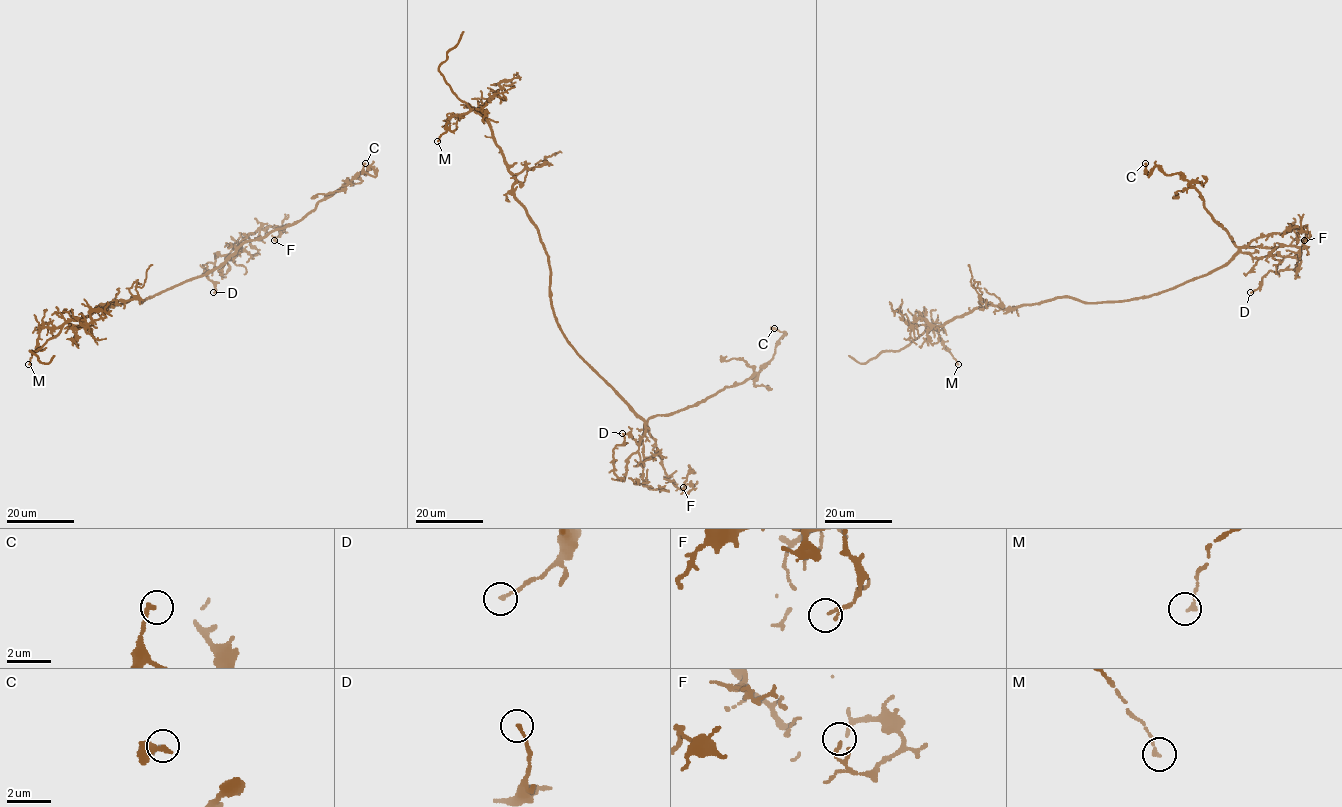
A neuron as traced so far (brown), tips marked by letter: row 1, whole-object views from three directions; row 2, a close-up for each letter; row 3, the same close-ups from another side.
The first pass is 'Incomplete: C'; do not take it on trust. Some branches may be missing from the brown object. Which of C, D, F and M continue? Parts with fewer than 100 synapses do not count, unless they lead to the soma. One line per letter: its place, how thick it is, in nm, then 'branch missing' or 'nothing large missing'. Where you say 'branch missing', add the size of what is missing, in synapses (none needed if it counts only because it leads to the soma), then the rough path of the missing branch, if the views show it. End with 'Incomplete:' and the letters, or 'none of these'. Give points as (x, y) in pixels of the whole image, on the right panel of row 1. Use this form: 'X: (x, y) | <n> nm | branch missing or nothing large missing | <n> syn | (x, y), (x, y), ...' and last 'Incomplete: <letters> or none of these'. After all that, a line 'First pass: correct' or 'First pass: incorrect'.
C: (1145, 163) | 160 nm | nothing large missing
D: (1250, 292) | 120 nm | nothing large missing
F: (1304, 240) | 120 nm | nothing large missing
M: (958, 364) | 150 nm | nothing large missing
Incomplete: none of these
First pass: incorrect

